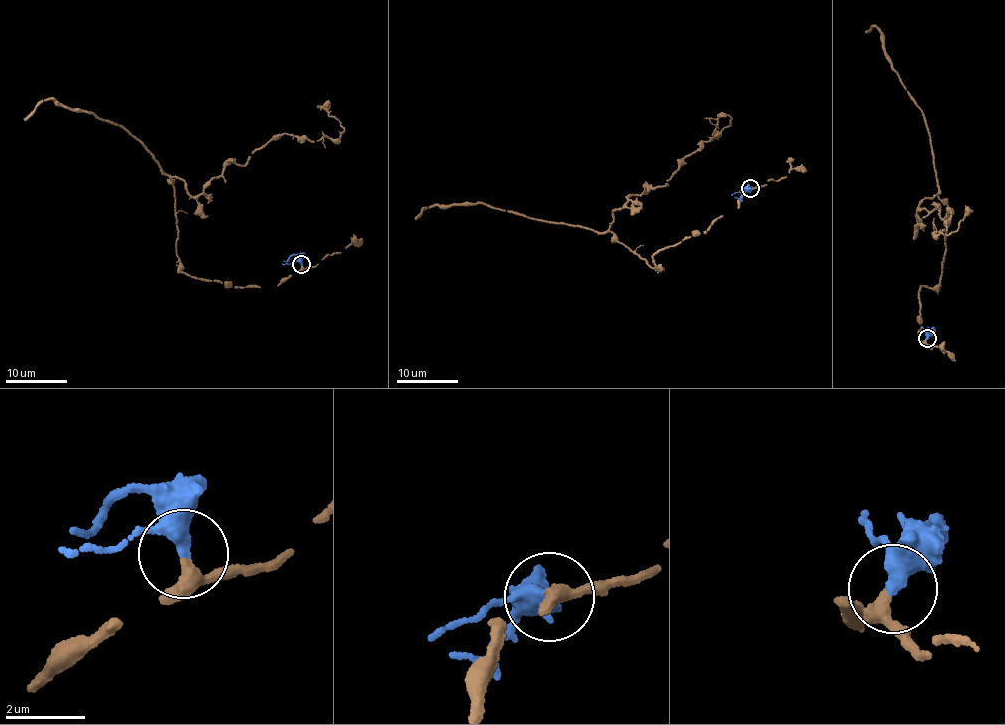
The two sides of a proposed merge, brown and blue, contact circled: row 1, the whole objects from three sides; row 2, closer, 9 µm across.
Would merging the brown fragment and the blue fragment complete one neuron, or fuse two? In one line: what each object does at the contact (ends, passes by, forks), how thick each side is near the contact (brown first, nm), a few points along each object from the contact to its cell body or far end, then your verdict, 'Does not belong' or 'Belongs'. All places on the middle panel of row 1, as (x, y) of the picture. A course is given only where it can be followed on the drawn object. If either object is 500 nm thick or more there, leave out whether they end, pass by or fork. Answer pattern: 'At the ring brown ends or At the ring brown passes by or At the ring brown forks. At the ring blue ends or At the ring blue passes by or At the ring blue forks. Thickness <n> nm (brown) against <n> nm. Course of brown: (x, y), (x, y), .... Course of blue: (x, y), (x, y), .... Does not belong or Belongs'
At the ring brown ends. At the ring blue passes by. Thickness 420 nm (brown) against 320 nm. Course of brown: (748, 188), (706, 230), (653, 257), (657, 267), (609, 231), (631, 194), (664, 185), (716, 133). Course of blue: (750, 188), (740, 199), (735, 198). Belongs

